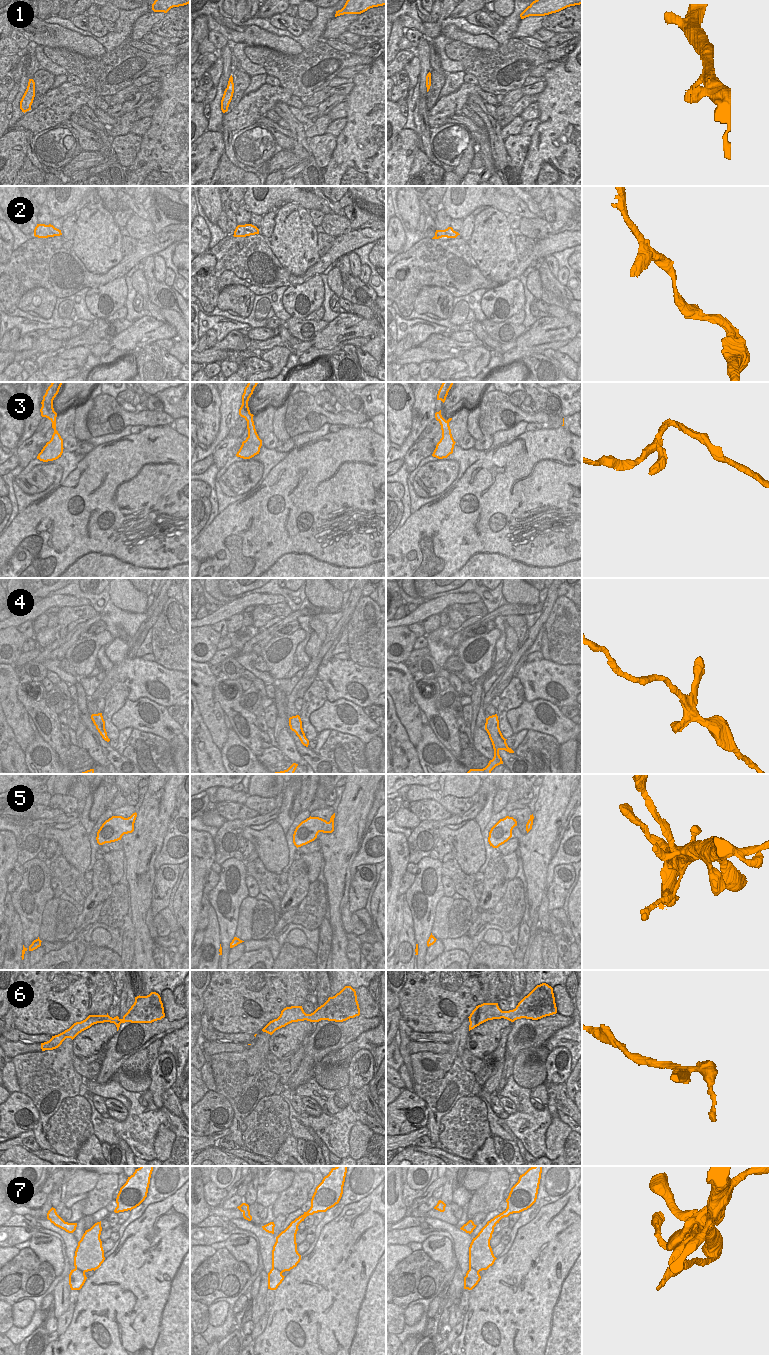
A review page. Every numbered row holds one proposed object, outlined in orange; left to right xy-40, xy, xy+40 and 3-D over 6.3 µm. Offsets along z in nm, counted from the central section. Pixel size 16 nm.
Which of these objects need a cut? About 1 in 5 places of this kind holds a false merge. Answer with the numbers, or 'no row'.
6.

